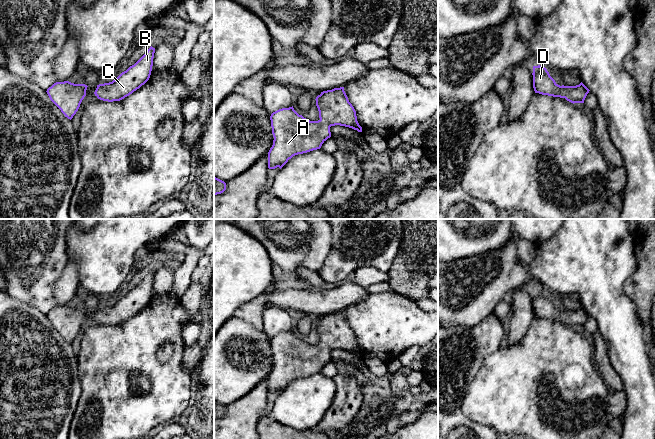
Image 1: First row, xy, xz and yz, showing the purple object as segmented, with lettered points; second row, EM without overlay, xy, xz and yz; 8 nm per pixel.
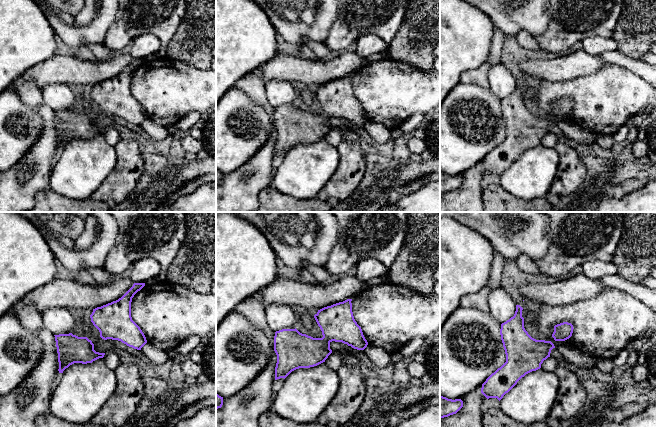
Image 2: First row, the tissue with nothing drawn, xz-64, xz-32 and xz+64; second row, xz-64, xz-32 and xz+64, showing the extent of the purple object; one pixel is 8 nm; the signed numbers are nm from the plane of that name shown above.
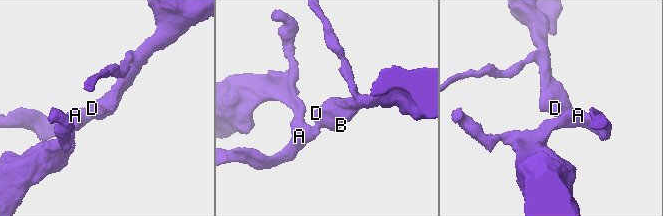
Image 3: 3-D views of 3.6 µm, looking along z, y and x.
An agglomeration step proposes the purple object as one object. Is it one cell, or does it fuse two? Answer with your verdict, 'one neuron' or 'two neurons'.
one neuron

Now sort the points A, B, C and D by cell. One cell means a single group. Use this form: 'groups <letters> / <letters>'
groups A B C D

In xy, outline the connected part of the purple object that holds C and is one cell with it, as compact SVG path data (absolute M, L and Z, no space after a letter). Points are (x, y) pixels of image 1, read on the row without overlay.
M152 270L147 276L115 304L99 308L94 316L103 325L120 325L144 309L150 302L155 272Z

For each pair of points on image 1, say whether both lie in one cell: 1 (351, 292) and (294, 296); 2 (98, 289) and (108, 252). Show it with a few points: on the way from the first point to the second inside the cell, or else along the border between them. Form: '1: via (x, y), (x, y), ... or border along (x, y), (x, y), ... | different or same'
1: via (337, 299), (308, 299) | same
2: via (98, 280), (104, 261) | same

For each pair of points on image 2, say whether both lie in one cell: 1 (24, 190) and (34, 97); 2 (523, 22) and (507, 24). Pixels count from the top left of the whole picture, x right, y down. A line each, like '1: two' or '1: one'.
1: one
2: one

